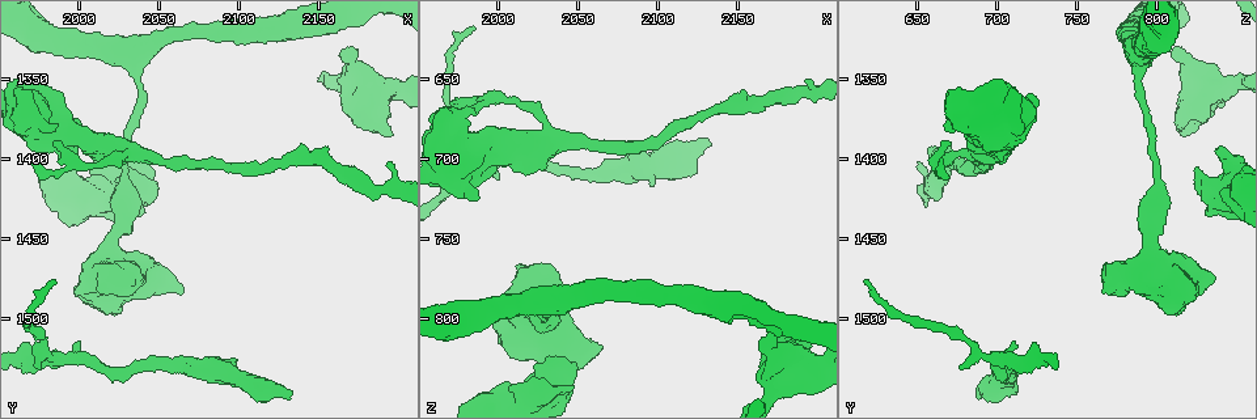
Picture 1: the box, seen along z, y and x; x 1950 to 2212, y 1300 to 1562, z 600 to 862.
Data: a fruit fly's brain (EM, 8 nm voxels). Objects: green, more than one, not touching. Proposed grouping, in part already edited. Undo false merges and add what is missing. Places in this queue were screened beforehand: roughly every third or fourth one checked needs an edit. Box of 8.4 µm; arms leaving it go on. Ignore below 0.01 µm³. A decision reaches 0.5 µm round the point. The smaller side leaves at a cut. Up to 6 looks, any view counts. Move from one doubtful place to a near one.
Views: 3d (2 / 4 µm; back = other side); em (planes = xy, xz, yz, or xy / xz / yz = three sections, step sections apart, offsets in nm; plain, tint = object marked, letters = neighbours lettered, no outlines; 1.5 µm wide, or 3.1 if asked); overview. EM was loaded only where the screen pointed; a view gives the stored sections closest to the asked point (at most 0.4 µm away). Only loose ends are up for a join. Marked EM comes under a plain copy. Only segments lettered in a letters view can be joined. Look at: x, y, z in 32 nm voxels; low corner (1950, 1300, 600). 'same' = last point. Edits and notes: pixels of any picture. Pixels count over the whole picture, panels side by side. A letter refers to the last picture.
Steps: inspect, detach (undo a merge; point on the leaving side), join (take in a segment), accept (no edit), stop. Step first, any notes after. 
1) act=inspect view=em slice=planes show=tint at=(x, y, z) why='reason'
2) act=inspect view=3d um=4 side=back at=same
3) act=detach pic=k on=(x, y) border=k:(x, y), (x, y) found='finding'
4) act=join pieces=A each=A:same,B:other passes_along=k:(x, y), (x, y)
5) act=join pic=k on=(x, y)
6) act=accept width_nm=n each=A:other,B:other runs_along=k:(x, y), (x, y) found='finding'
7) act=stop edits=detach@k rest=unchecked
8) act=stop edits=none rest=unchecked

act=inspect view=em slice=planes show=letters at=(2064, 1484, 820) why='stops while still wide'

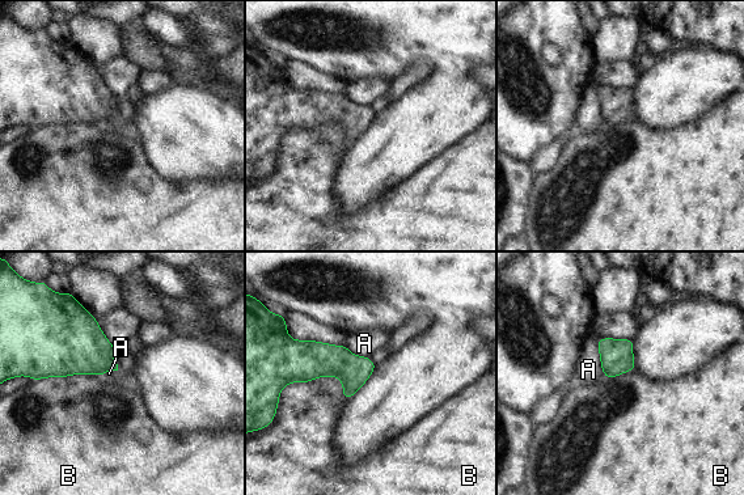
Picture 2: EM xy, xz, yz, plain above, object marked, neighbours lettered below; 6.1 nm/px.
act=accept each=A:other,B:other border=2:(282, 389), (335, 376), (345, 400) found='none of them fits'

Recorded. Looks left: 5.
act=inspect view=em slice=xy step=8 show=letters at=(2030, 1394, 838) why='stops while still wide'

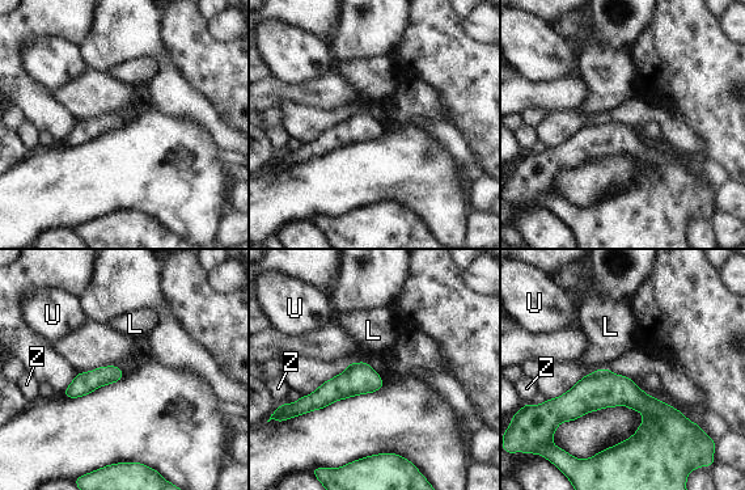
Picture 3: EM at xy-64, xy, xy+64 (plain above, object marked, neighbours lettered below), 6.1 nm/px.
act=inspect view=em slice=yz step=8 show=letters at=same

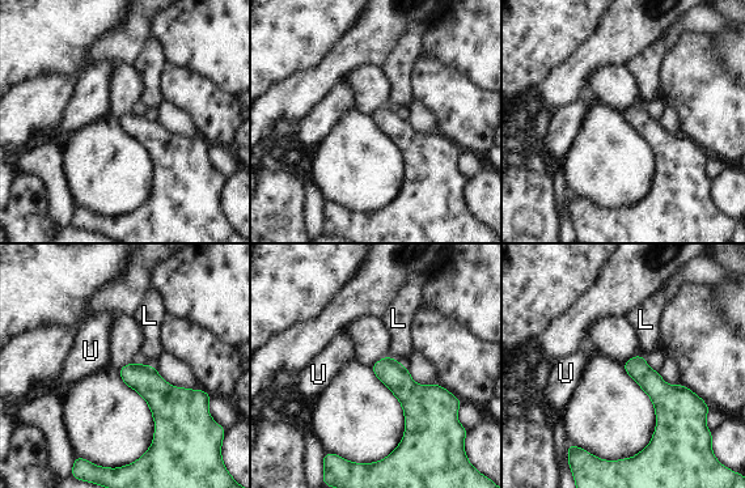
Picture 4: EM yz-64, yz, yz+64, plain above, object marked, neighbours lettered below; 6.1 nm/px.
act=accept each=L:other,U:other border=4:(388, 356), (399, 363) found='none of them fits'

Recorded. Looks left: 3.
act=inspect view=em slice=planes show=tint at=(1968, 1358, 668) why='branch stops here'

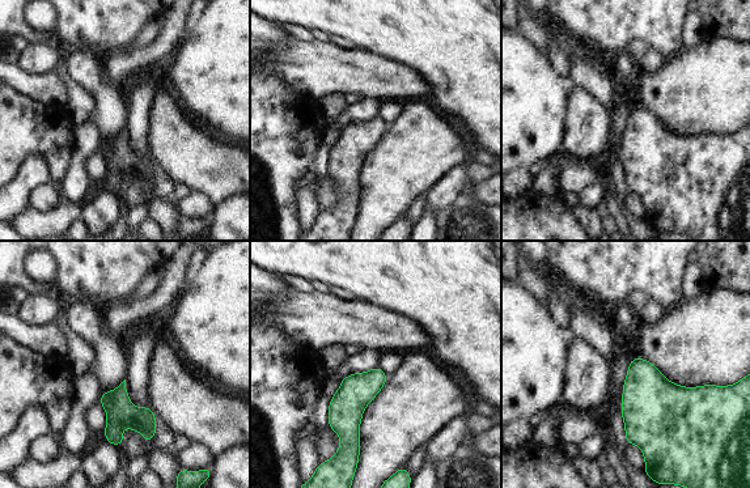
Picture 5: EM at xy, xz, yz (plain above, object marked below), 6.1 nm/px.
act=inspect view=em slice=planes show=letters at=same why='see the neighbours'

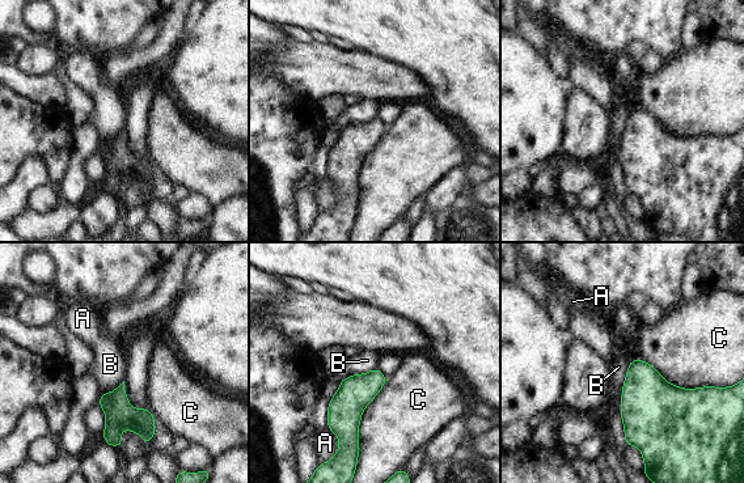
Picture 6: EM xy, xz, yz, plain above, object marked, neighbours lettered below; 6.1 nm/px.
act=accept each=A:other,B:other,C:other border=6:(632, 360), (621, 389) found='none of them fits'

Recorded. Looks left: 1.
act=stop edits=none rest=unchecked

